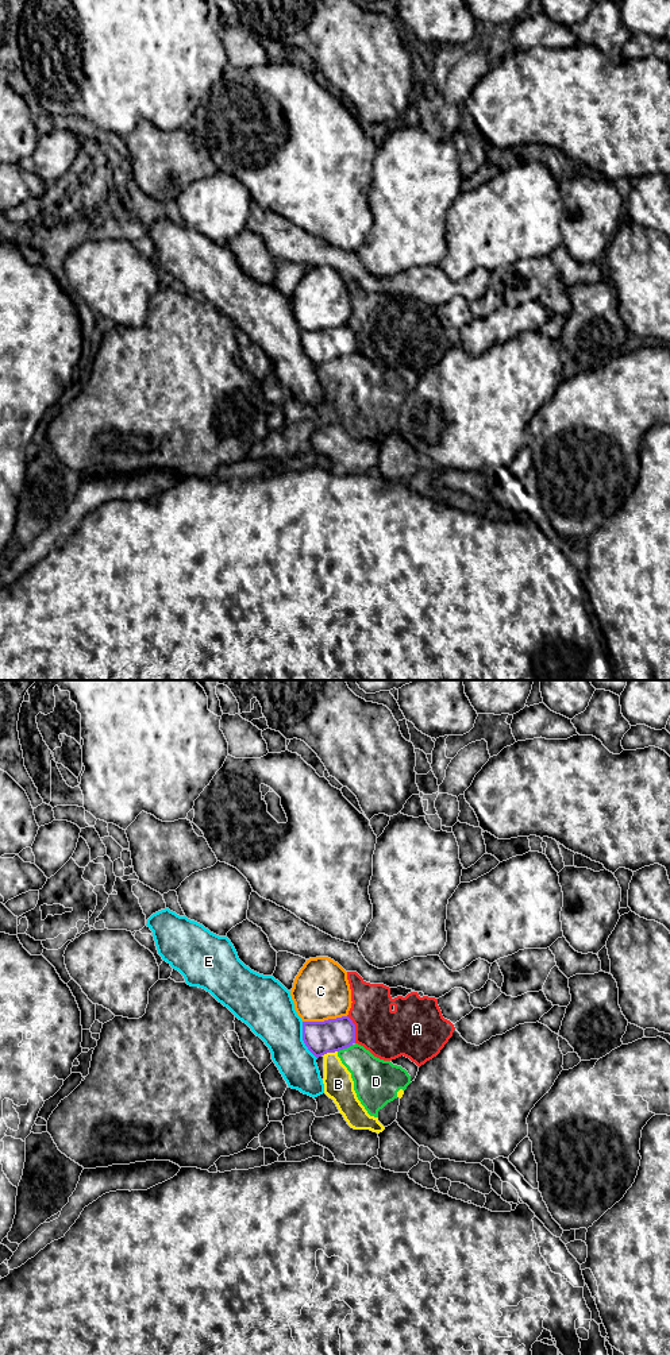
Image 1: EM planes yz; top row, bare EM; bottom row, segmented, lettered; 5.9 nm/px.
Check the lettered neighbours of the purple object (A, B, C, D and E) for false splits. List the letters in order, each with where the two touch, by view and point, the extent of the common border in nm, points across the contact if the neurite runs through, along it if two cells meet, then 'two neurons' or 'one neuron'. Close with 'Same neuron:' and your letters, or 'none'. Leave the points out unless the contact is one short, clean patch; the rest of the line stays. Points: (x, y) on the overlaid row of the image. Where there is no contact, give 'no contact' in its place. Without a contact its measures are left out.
A: contact yz (354, 1029); length 180 nm; two neurons
B: contact yz (330, 1052); length 90 nm; two neurons
C: contact yz (324, 1020); length 260 nm; two neurons
D: contact yz (345, 1047); length 100 nm; two neurons
E: contact yz (303, 1039); length 240 nm; two neurons
Same neuron: none

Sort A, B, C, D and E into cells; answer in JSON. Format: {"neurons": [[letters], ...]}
{"neurons": [["A"], ["B", "D"], ["C"], ["E"]]}

